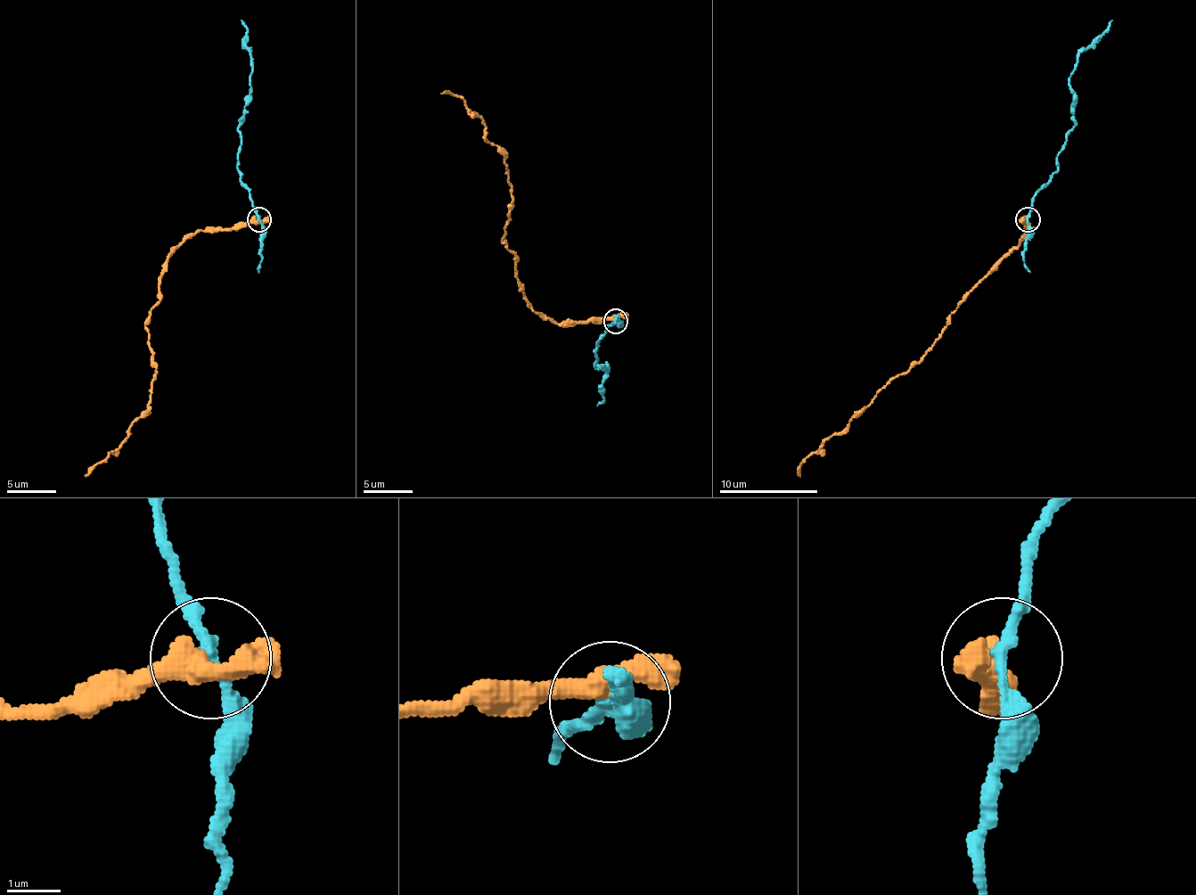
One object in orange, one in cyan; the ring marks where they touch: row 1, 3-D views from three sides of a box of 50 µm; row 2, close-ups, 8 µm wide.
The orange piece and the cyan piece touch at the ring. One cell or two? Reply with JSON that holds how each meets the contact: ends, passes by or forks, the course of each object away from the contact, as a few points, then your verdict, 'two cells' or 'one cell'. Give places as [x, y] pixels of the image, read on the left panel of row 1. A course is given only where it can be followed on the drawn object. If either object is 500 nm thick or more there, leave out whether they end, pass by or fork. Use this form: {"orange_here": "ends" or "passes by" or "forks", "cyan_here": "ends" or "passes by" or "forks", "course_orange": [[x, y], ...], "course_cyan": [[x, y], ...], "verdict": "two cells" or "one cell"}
{"orange_here": "passes by", "cyan_here": "passes by", "course_orange": [[258, 218], [229, 228], [197, 228], [170, 256], [150, 315], [155, 372], [148, 408], [84, 474]], "course_cyan": [[258, 218], [239, 169], [241, 123], [246, 95], [251, 88], [251, 56], [241, 20]], "verdict": "two cells"}

